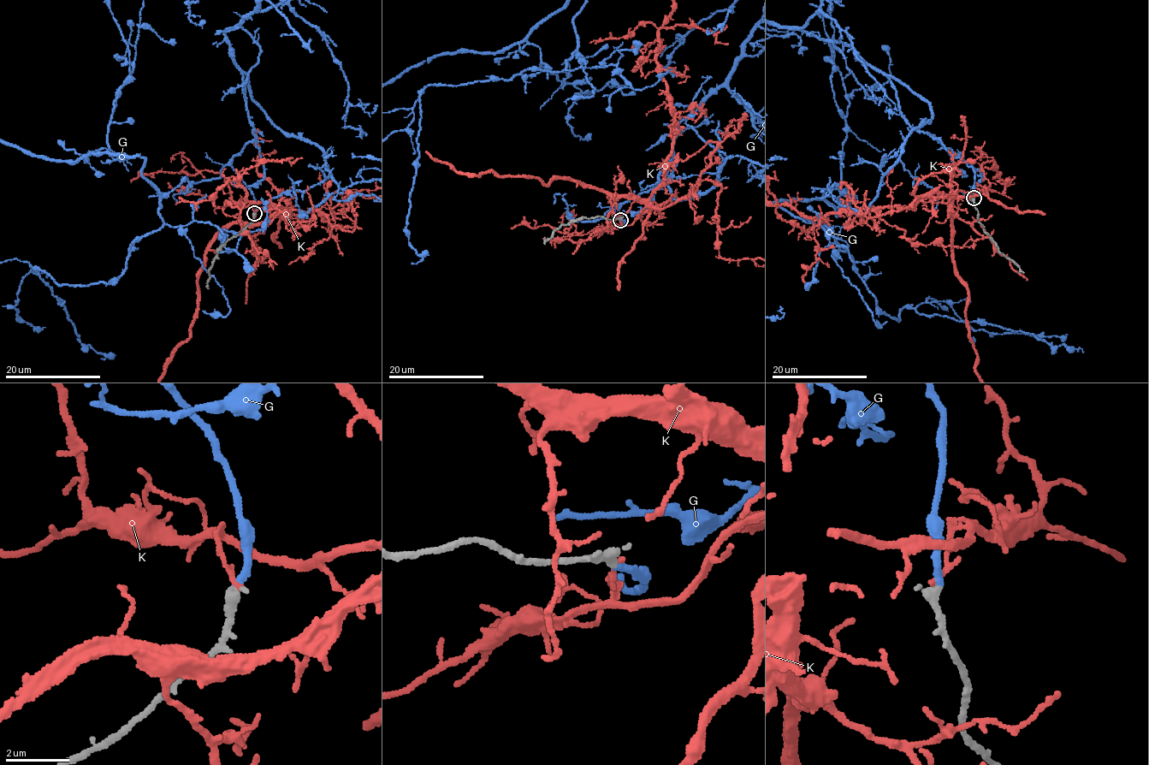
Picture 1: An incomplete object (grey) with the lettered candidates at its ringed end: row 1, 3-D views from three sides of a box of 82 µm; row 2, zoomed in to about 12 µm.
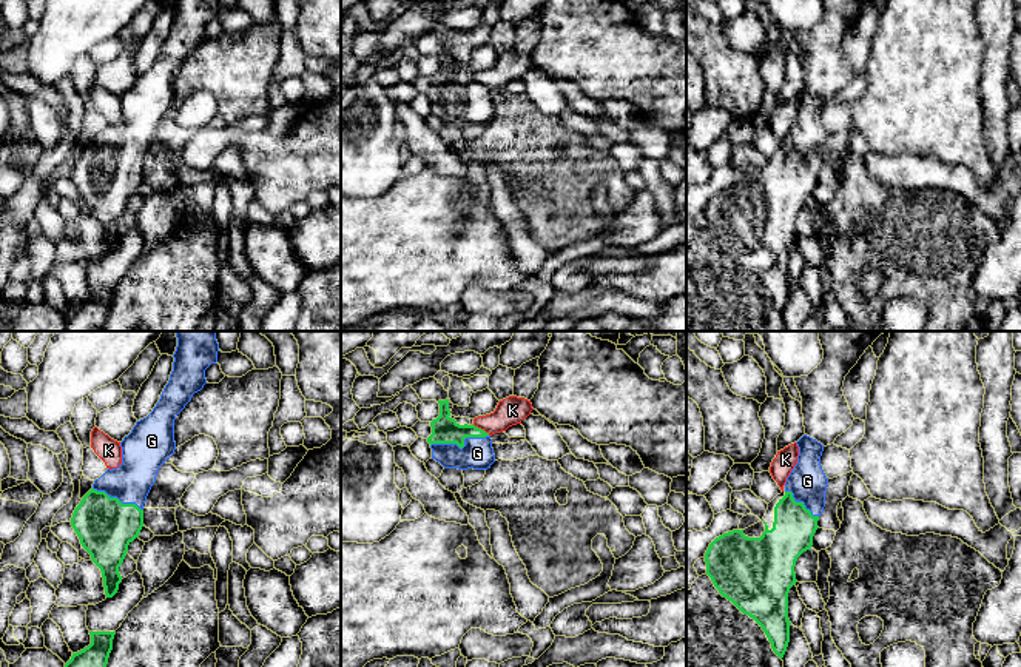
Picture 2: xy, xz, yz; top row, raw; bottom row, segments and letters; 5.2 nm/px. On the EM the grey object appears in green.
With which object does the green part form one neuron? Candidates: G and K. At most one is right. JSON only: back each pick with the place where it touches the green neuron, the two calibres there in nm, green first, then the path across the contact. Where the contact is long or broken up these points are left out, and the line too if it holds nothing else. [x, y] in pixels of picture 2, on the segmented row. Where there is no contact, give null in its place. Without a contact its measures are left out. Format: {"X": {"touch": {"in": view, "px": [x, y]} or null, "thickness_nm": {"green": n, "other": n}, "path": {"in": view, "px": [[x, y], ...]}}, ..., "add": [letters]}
{"G": {"touch": {"in": "xz", "px": [461, 447]}, "thickness_nm": {"green": 140, "other": 160}, "path": {"in": "xz", "px": [[444, 430], [461, 447], [471, 447], [477, 453]]}}, "add": ["G"]}

